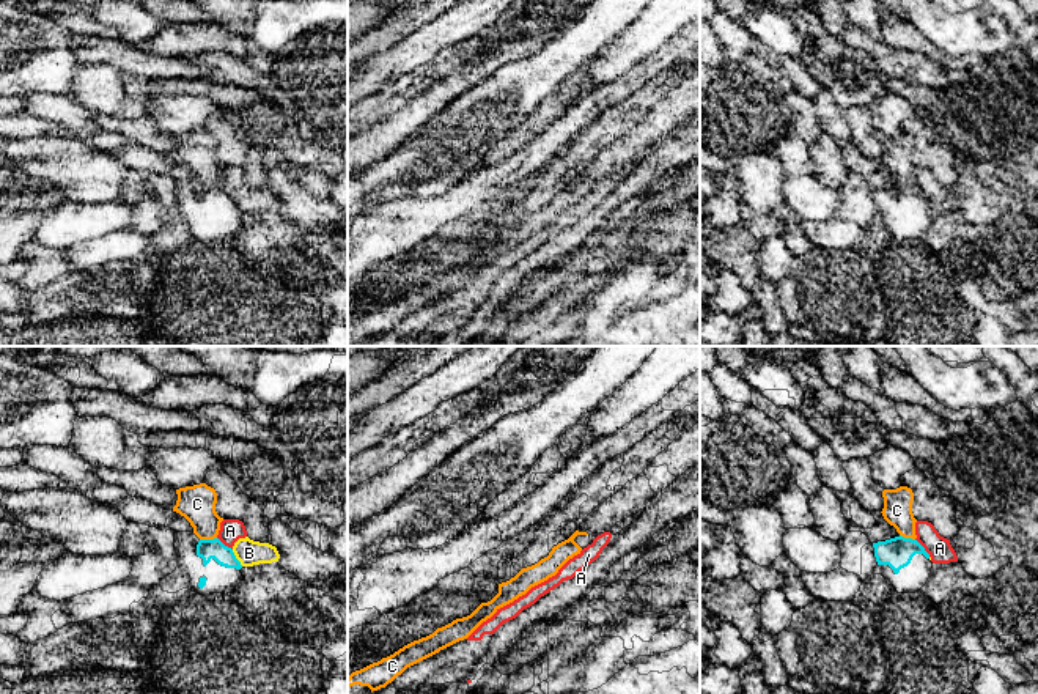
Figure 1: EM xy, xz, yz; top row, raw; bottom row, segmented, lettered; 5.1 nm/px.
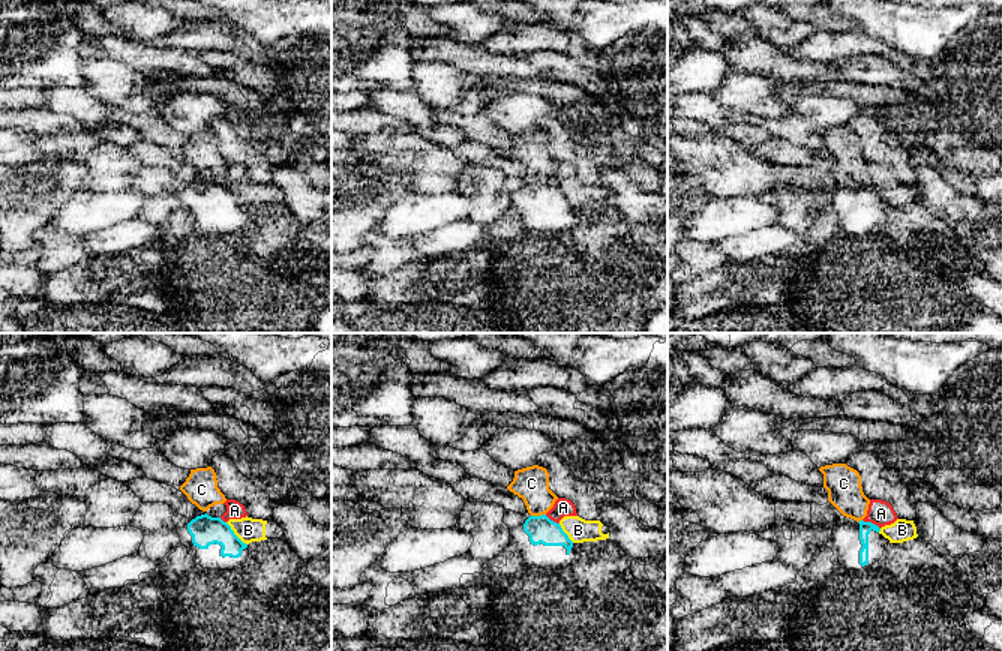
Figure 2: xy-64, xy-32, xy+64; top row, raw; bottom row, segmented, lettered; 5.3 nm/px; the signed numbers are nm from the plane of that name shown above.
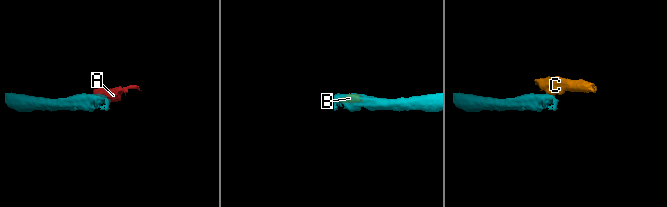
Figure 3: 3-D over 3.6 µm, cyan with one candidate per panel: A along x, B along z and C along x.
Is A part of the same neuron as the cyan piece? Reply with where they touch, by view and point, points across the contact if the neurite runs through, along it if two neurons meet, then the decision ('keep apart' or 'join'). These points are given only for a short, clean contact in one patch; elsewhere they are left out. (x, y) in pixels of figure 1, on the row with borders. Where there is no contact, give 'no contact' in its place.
meets cyan in yz at (923, 548); border along yz (916, 538), (930, 556); keep apart

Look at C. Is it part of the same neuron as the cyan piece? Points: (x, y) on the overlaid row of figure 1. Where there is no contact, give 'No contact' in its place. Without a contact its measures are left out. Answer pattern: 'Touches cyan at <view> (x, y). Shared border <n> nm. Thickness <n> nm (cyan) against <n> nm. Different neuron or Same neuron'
Touches cyan at xy (208, 540). Shared border 90 nm. Thickness 100 nm (cyan) against 190 nm. Different neuron

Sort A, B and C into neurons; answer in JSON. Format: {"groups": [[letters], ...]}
{"groups": [["A", "B"], ["C"]]}

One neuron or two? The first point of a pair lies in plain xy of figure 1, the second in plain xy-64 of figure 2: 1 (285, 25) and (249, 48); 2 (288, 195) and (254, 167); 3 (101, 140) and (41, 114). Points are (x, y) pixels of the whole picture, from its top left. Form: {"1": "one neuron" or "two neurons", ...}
{"1": "two neurons", "2": "two neurons", "3": "two neurons"}

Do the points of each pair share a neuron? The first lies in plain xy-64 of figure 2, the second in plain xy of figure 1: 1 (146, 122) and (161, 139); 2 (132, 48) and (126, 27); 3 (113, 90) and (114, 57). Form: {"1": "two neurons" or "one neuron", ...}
{"1": "one neuron", "2": "two neurons", "3": "two neurons"}

